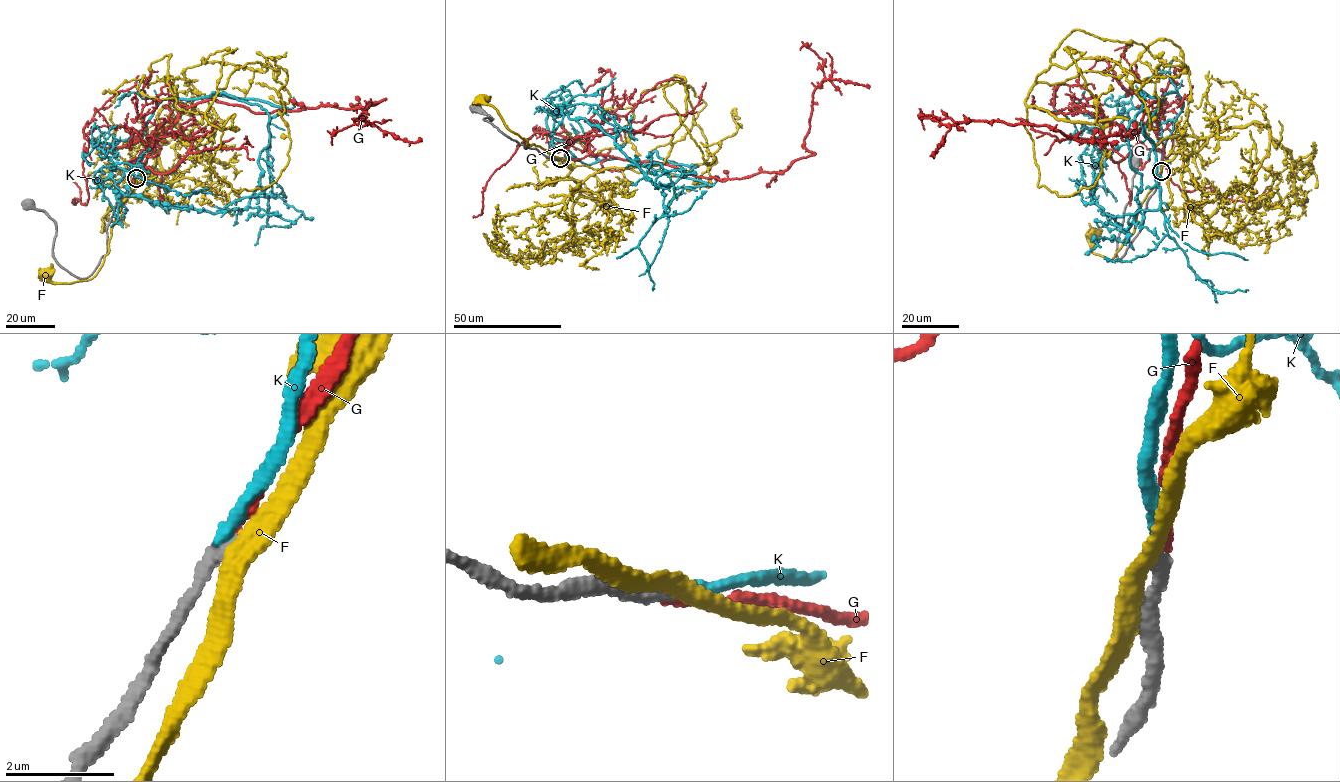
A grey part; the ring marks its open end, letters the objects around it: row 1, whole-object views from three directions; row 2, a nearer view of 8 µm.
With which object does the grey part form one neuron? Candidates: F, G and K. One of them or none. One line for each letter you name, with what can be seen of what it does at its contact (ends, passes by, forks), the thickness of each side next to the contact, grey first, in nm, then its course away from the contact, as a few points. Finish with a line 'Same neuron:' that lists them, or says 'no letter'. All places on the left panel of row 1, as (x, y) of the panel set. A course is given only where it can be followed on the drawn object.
G: it ends | 200/200 nm | via (135, 179), (199, 102), (269, 113), (385, 99), (332, 145)
Same neuron: G

